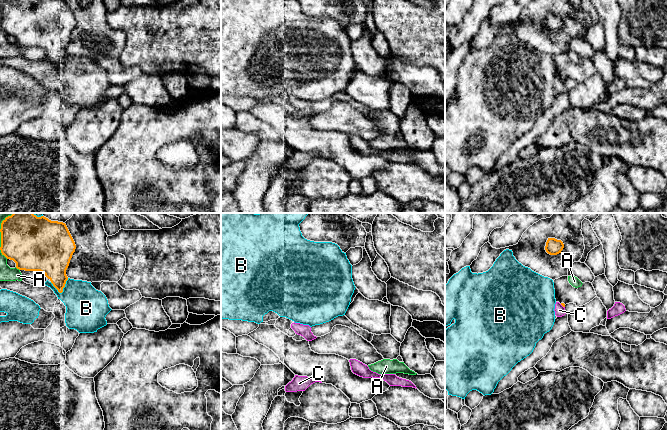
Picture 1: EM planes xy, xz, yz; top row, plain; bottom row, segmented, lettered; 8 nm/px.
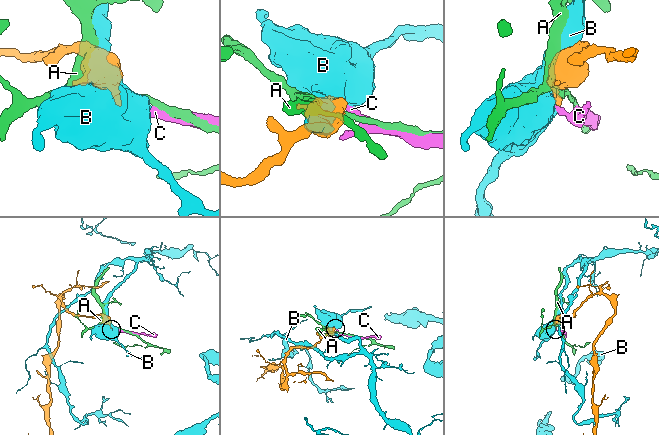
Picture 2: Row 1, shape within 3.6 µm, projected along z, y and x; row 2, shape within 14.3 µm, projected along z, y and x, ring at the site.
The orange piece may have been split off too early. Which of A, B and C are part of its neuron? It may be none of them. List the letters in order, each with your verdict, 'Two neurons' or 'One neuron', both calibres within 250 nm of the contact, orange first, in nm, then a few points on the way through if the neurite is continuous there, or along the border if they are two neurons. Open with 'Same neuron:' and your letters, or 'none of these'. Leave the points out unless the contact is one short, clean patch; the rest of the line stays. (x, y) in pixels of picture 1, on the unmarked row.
Same neuron: none of these
A: Two neurons. Thickness 380 nm (orange) against 110 nm
B: Two neurons. Thickness 240 nm (orange) against 340 nm
C: Two neurons. Thickness 20 nm (orange) against 80 nm

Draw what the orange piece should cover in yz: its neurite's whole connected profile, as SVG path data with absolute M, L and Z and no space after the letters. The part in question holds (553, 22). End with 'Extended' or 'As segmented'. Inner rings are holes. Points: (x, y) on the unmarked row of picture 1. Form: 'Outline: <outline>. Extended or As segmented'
Outline: M548 14L545 22L545 26L550 31L557 31L561 29L564 24L564 20L561 16L555 14Z. As segmented

